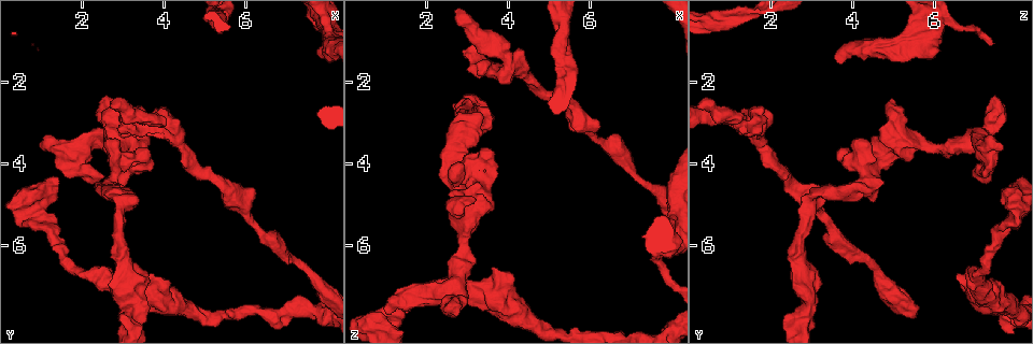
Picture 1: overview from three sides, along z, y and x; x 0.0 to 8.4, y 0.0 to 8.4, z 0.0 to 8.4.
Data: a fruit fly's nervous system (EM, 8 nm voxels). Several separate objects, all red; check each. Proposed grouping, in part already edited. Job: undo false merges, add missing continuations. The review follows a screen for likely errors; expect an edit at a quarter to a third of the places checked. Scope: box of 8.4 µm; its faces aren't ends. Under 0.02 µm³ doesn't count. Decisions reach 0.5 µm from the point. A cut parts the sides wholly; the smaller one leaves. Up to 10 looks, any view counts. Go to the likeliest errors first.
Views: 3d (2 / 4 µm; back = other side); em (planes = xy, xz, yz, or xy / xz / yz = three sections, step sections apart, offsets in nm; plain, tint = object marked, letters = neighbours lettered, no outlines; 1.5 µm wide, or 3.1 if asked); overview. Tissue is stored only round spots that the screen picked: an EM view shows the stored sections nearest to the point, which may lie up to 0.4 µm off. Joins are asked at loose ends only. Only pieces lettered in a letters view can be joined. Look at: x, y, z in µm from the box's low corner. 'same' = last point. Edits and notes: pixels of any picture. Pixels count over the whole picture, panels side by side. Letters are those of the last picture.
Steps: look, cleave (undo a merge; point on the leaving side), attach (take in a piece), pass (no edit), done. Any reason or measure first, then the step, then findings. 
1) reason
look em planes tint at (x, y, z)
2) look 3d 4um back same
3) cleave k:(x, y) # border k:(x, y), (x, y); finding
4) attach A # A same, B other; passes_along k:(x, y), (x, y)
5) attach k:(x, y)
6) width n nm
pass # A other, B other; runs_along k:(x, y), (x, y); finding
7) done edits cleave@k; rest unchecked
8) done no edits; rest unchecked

stops while still wide
look 3d 2um at (1.15, 3.50, 7.65)

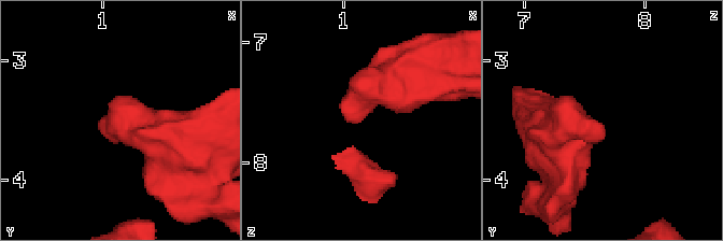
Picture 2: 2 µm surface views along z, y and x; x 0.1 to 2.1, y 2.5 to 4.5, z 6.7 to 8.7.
look em planes letters at (1.08, 3.54, 7.66)

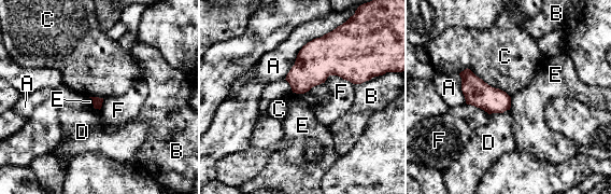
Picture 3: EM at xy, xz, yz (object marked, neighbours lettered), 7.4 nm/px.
pass # A other, B other, C other, D other, E other, F other; border 3:(459, 72), (469, 68), (510, 97); no lettered piece goes on from it

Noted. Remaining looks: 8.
closes a loop
look em yz step 8 tint at (3.05, 3.15, 1.30)

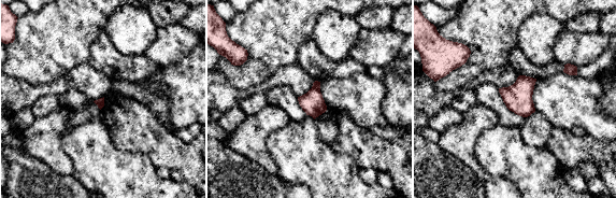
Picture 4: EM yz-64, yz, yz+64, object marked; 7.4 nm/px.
cut it another way
look em planes tint same

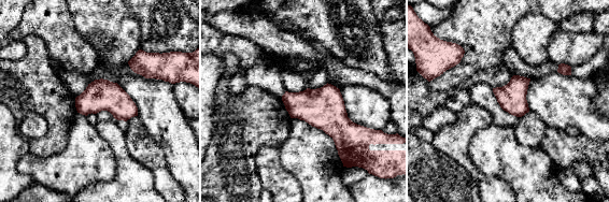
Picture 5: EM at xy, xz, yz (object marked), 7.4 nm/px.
see the neighbours
look em planes letters same

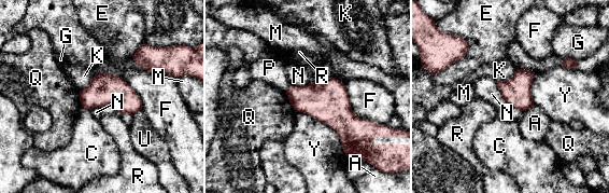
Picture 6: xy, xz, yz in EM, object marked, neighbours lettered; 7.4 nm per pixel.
pass # A other, C other, E other, F other, G other, K other, M other, N other, P other, Q other, R other, U other, Y other; all the same neuron

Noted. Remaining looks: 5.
branch stops here
look em xy step 4 letters at (3.65, 6.65, 6.60)

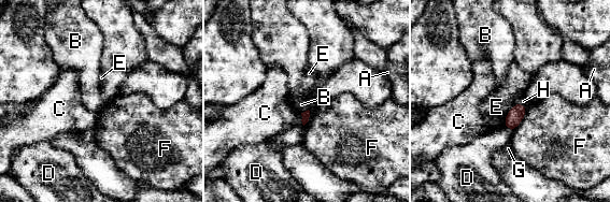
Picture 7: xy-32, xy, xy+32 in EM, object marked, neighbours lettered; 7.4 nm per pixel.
pass # A other, B other, C other, D other, E other, F other, G other, H other; border 7:(518, 103), (509, 111), (505, 125); no lettered piece goes on from it

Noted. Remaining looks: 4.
branch stops here
look em xz step 8 letters at (3.15, 2.55, 4.85)

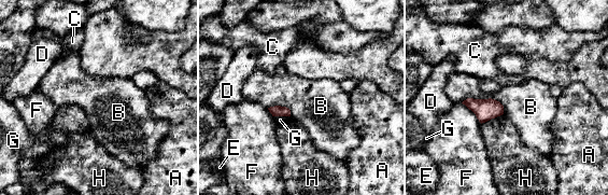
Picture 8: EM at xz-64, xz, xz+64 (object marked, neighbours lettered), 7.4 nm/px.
cut it another way
look em planes letters same

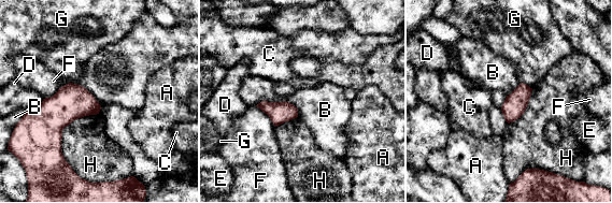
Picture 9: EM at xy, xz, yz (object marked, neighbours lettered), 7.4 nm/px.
longest_contact B 340 nm
pass # A other, B other, C other, D other, E other, F other, G other, H other; border 9:(256, 105), (288, 101), (298, 116); none of them fits

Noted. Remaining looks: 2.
done no edits; rest unchecked

